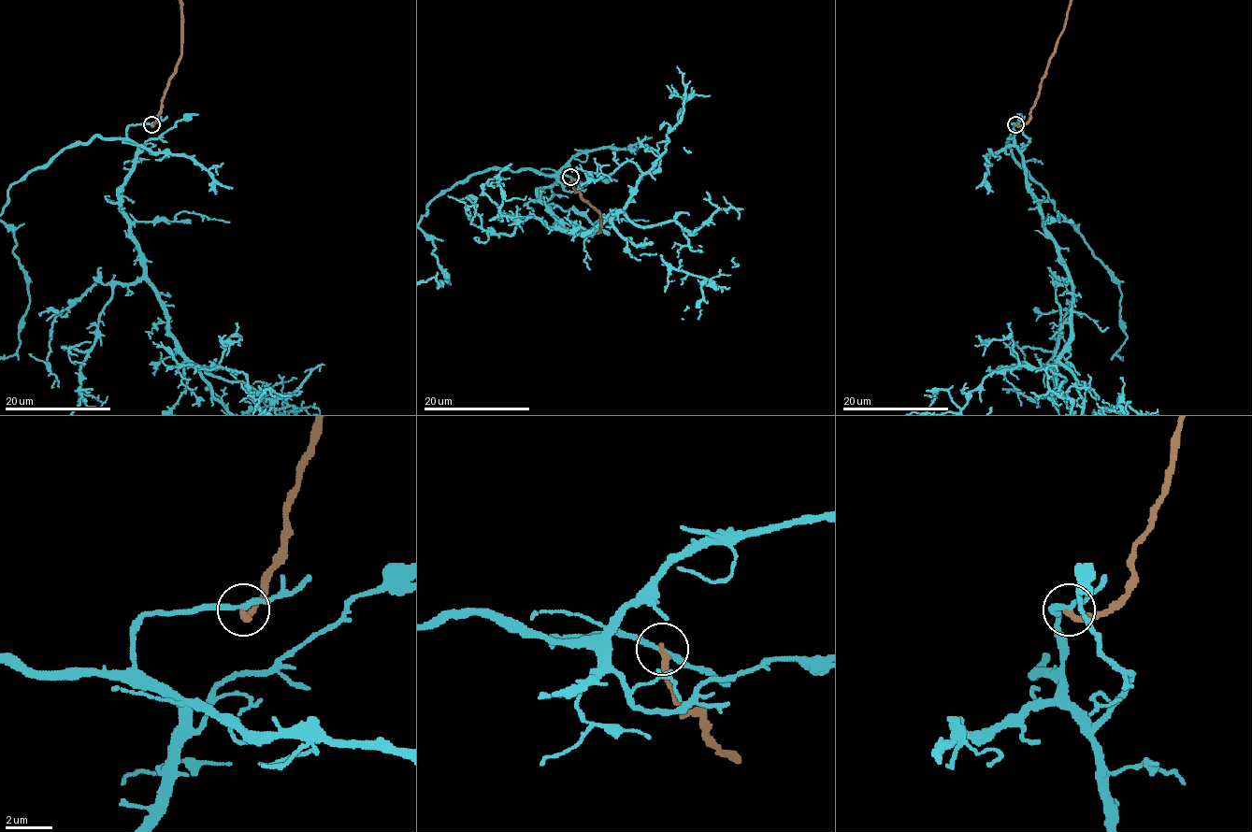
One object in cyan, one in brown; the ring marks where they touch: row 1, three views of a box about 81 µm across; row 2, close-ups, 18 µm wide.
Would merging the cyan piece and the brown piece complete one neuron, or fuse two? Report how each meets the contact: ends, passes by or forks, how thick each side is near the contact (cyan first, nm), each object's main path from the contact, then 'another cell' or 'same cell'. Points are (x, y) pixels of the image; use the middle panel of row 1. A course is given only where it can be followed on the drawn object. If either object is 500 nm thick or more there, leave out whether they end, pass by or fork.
cyan passes by | brown ends | 200/280 nm | another cell

